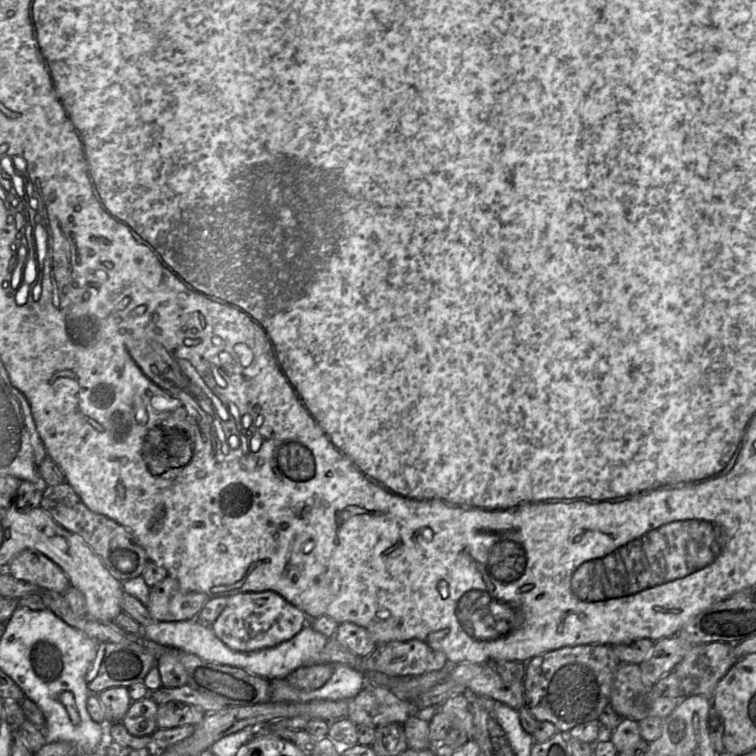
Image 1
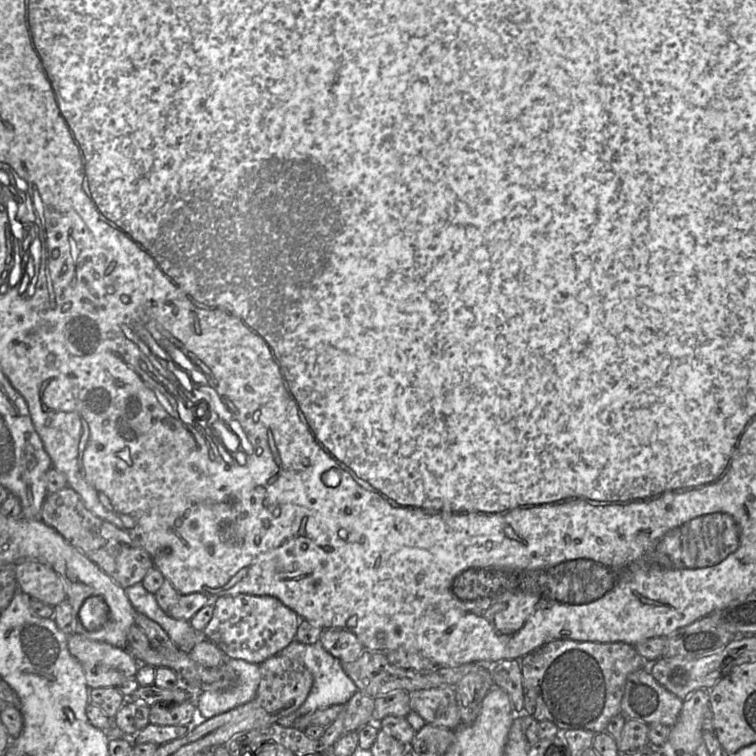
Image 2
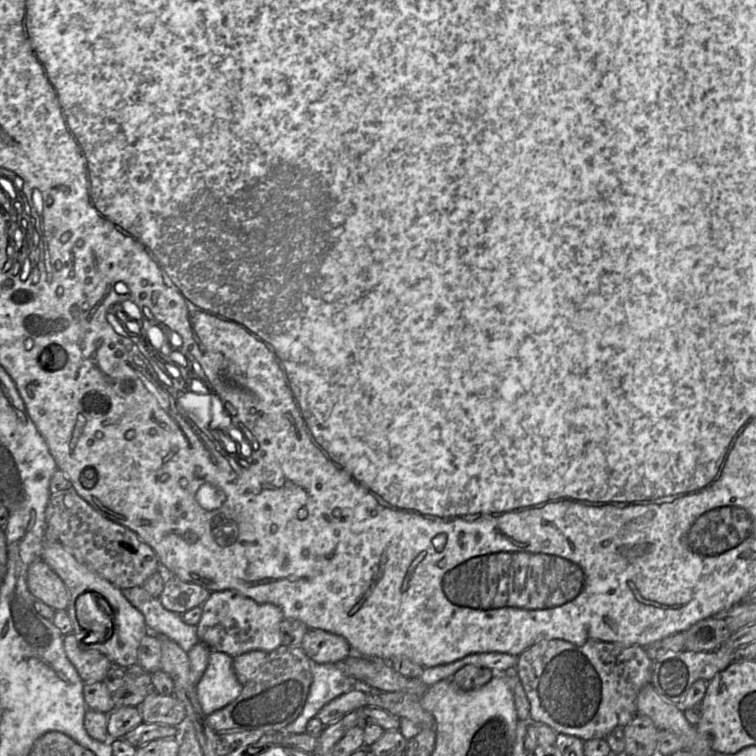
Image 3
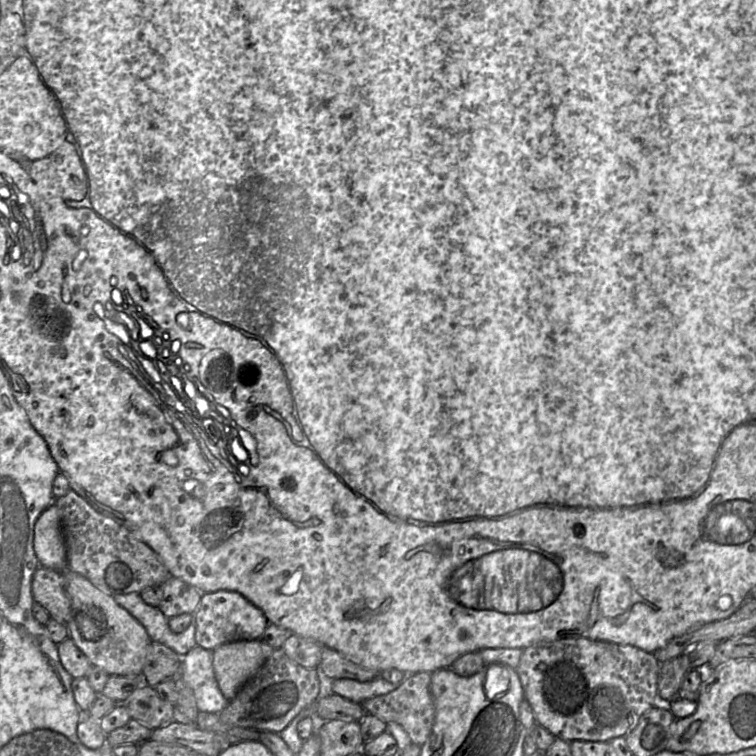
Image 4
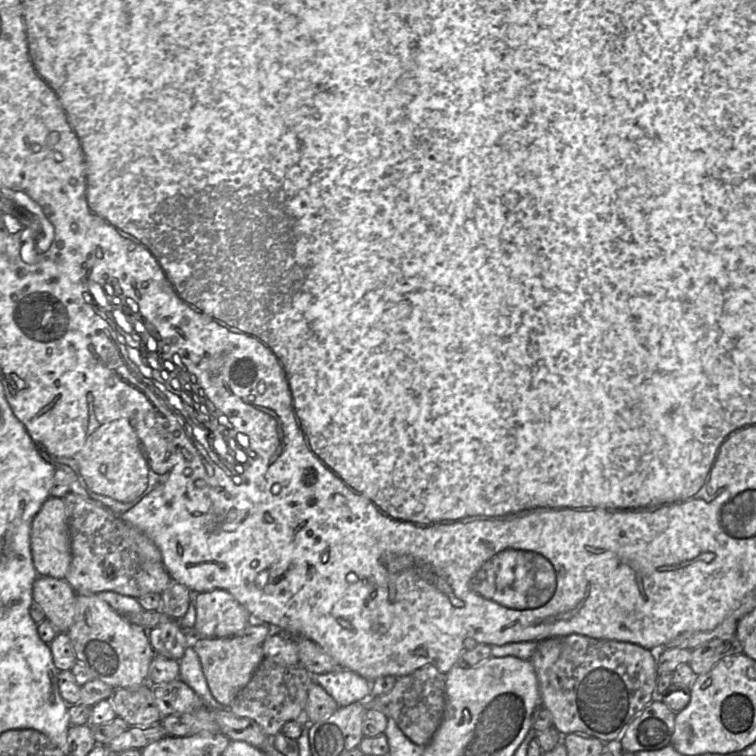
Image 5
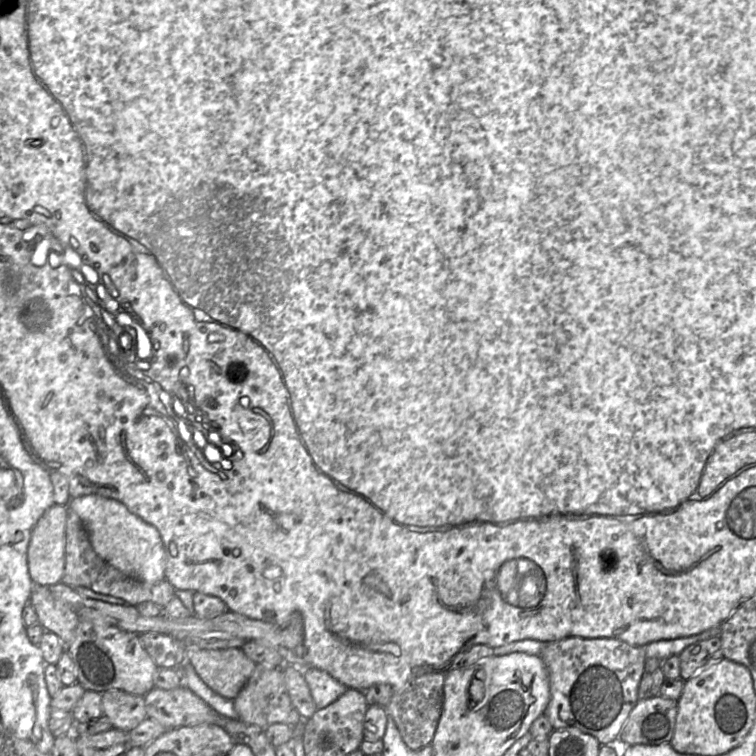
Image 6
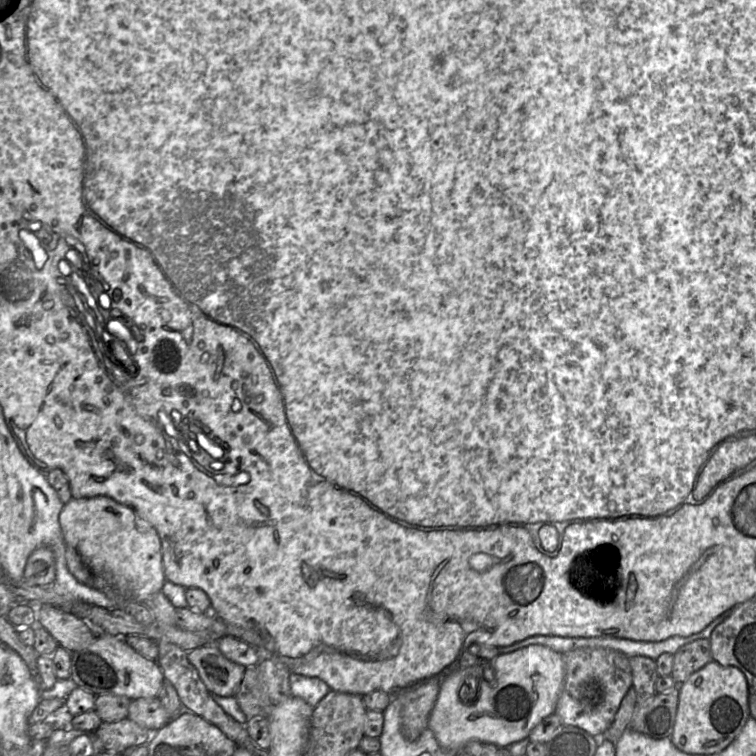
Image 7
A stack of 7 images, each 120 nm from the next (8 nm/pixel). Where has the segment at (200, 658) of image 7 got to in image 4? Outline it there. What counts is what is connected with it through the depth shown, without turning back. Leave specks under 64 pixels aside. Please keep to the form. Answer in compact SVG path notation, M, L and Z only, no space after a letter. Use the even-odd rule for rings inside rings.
M262 639L238 640L213 650L213 669L223 696L232 701L275 649Z

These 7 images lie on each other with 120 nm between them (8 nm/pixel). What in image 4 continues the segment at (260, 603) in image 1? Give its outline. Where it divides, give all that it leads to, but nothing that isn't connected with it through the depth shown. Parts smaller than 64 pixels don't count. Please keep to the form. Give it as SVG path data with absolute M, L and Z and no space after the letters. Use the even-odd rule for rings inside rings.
M235 591L204 593L193 616L196 644L210 651L228 642L261 639L268 625L263 611Z

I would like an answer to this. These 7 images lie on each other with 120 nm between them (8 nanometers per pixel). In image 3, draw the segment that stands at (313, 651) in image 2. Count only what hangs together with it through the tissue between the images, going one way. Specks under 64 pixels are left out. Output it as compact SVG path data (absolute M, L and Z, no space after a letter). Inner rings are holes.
M309 661L312 672L312 683L308 697L300 715L290 724L285 726L285 731L296 734L306 732L307 722L330 701L352 690L351 679L339 664L319 664Z

